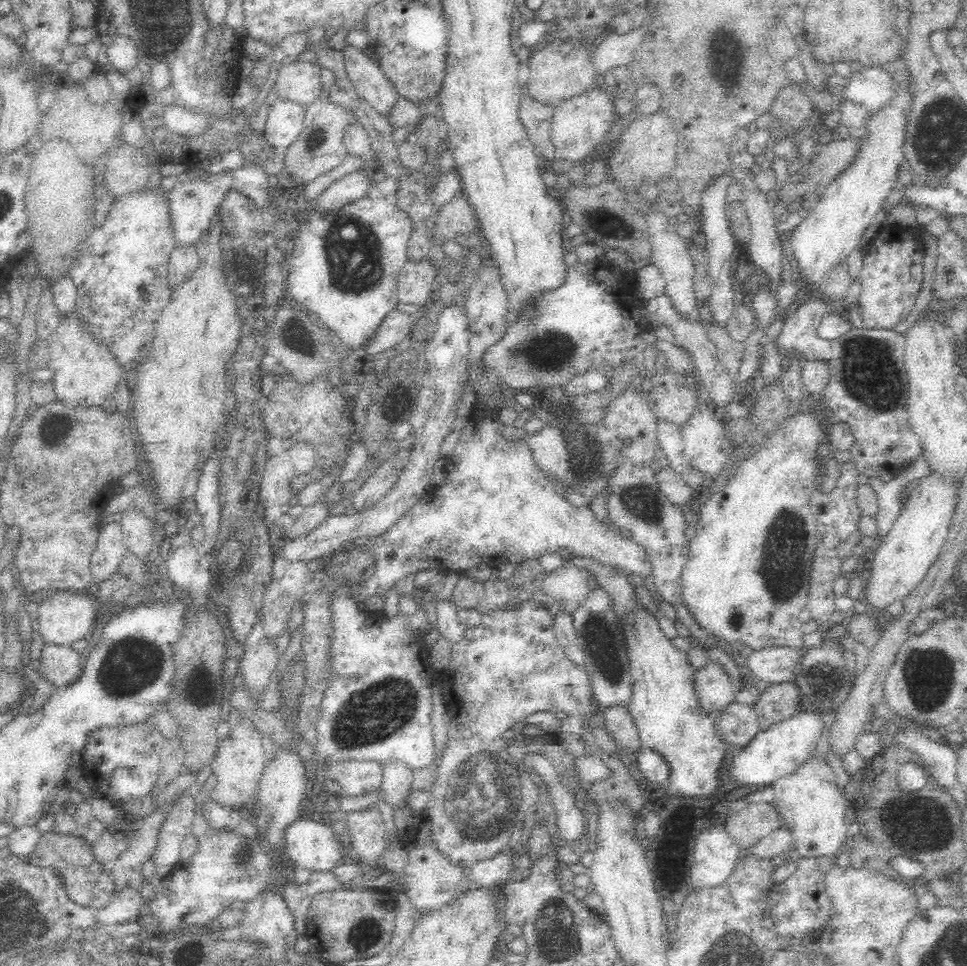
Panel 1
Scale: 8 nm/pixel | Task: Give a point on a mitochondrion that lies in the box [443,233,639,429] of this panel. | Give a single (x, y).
(551, 351)

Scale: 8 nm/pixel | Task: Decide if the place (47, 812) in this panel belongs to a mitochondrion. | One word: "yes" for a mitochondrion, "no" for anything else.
no

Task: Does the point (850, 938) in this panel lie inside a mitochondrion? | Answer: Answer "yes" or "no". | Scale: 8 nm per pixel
no

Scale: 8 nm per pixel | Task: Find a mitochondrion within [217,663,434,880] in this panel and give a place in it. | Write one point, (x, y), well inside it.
(381, 709)

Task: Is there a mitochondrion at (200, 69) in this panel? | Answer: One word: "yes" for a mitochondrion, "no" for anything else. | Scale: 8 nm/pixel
no

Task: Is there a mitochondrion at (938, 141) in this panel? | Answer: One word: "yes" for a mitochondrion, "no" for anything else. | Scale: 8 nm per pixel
yes

